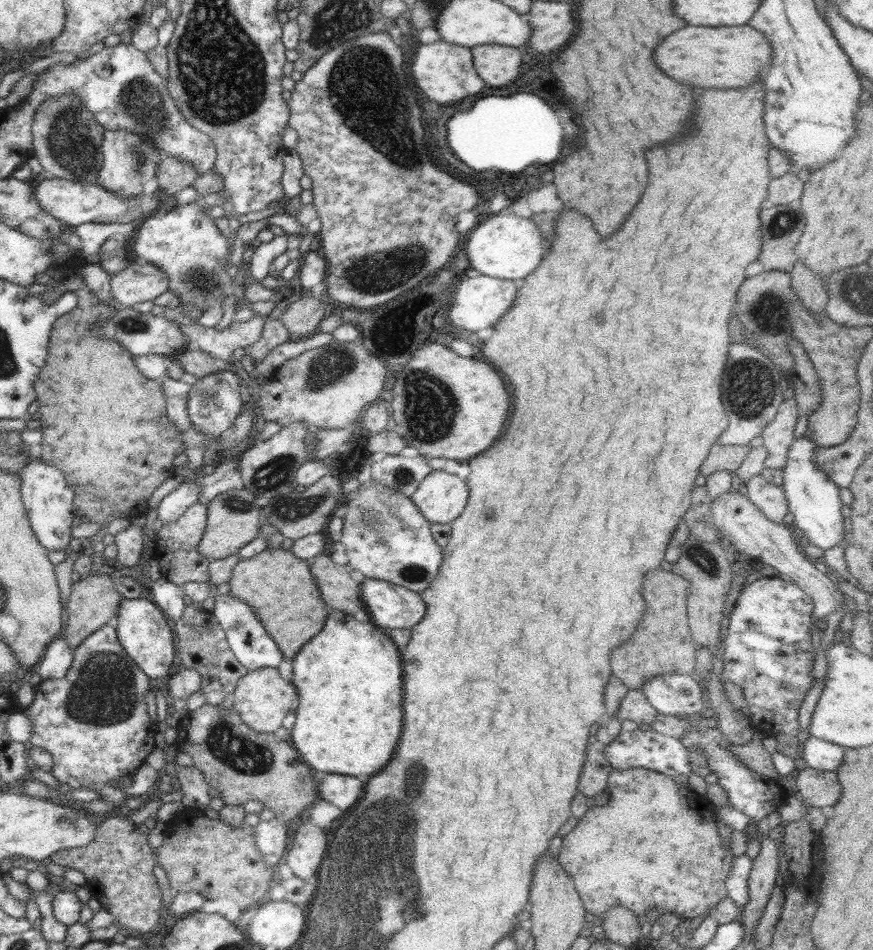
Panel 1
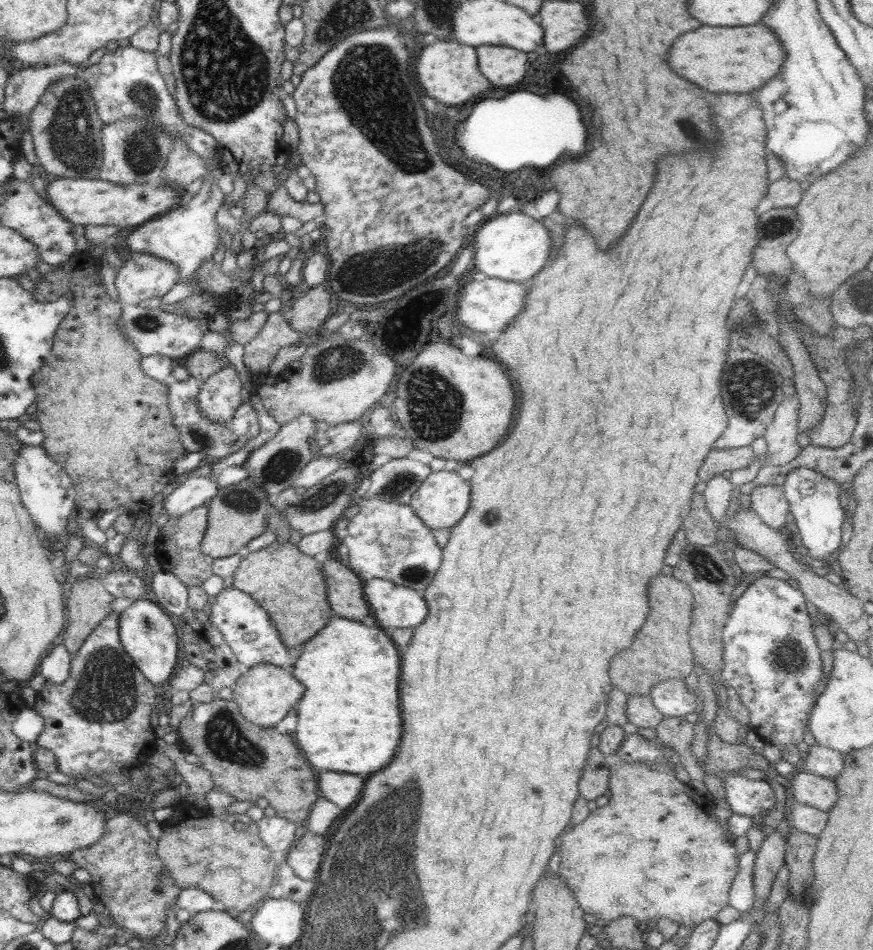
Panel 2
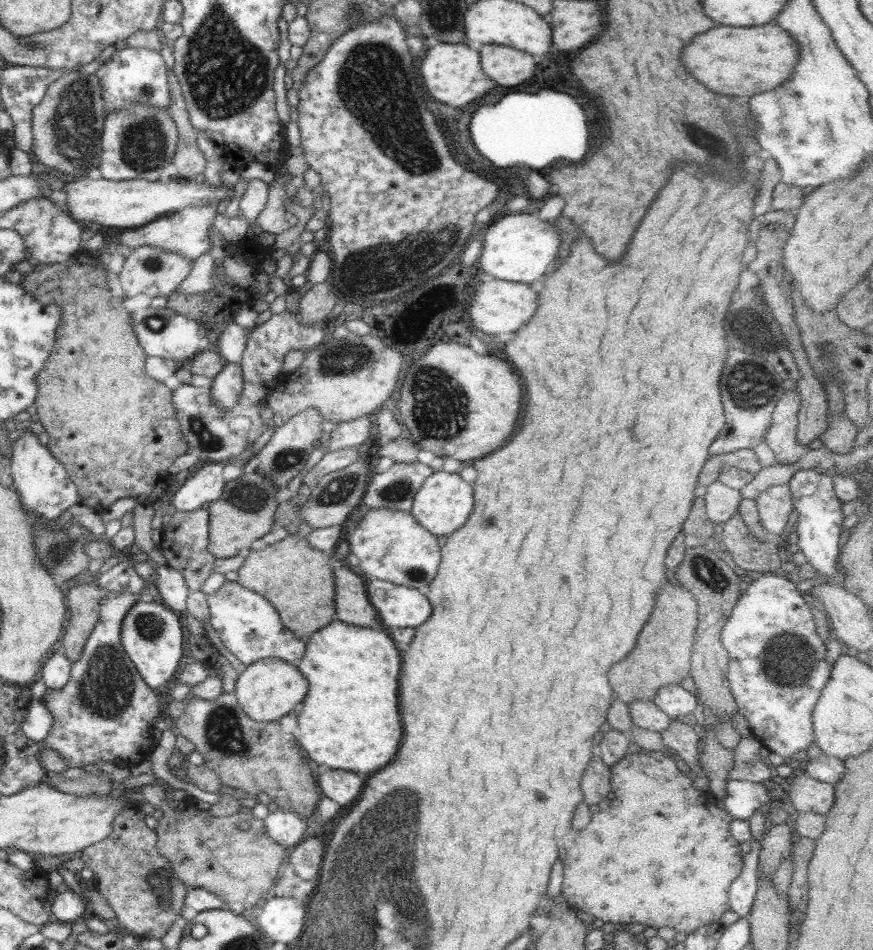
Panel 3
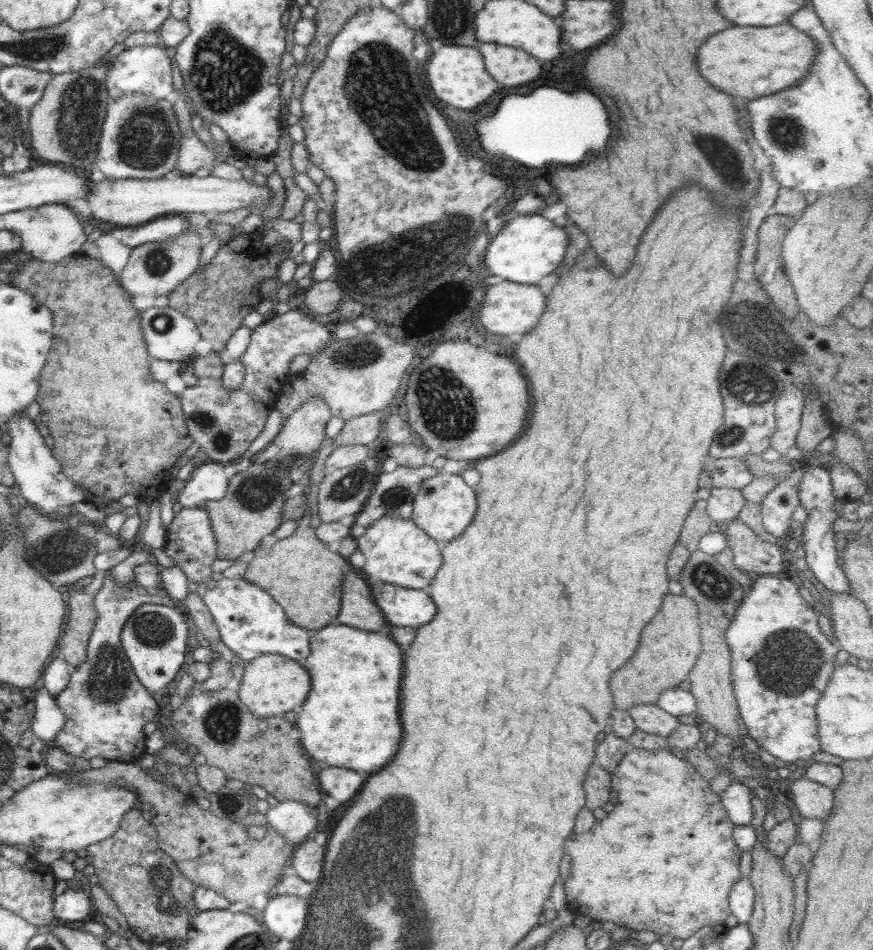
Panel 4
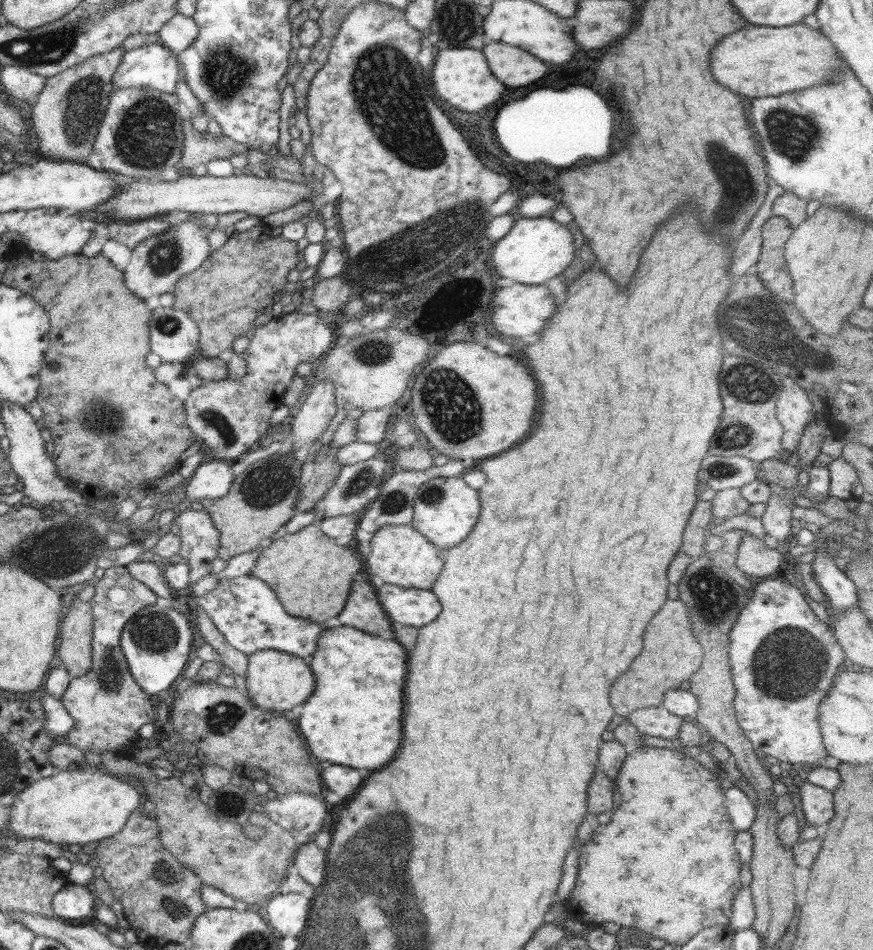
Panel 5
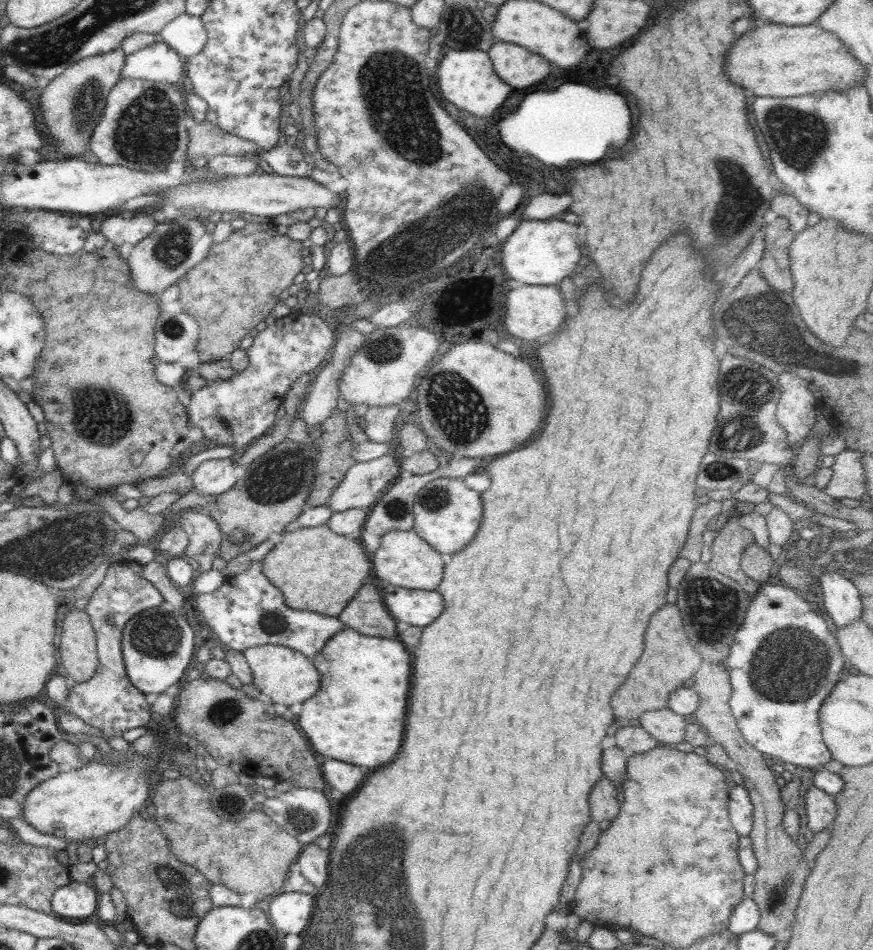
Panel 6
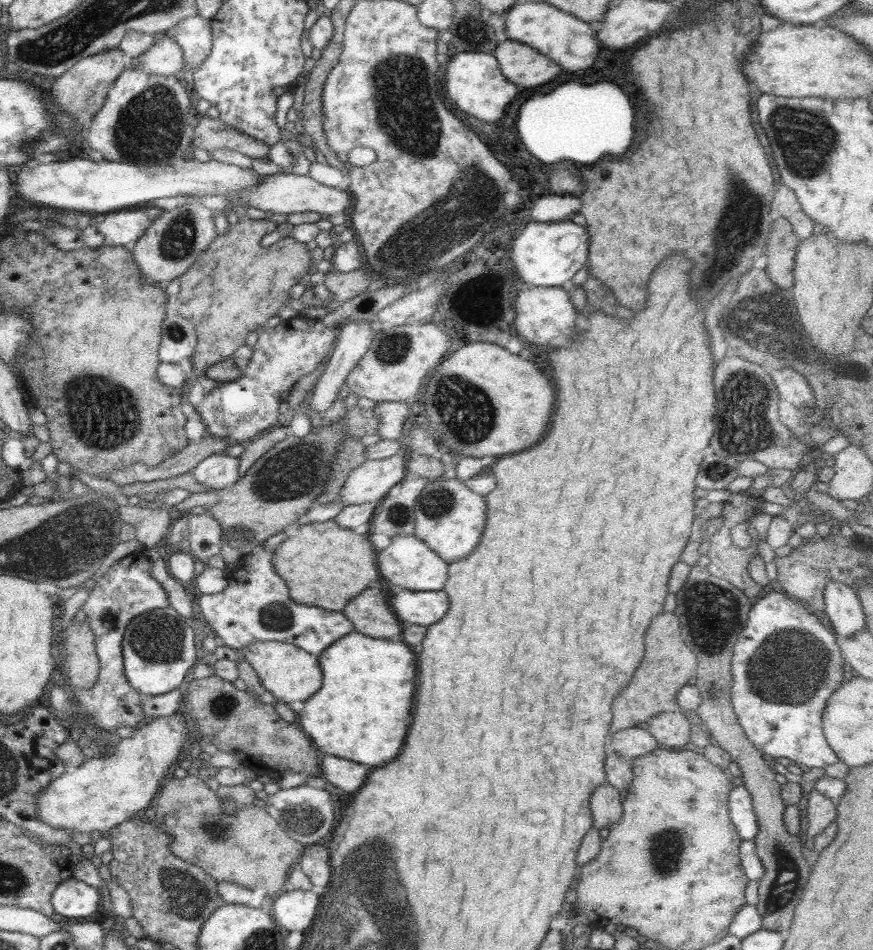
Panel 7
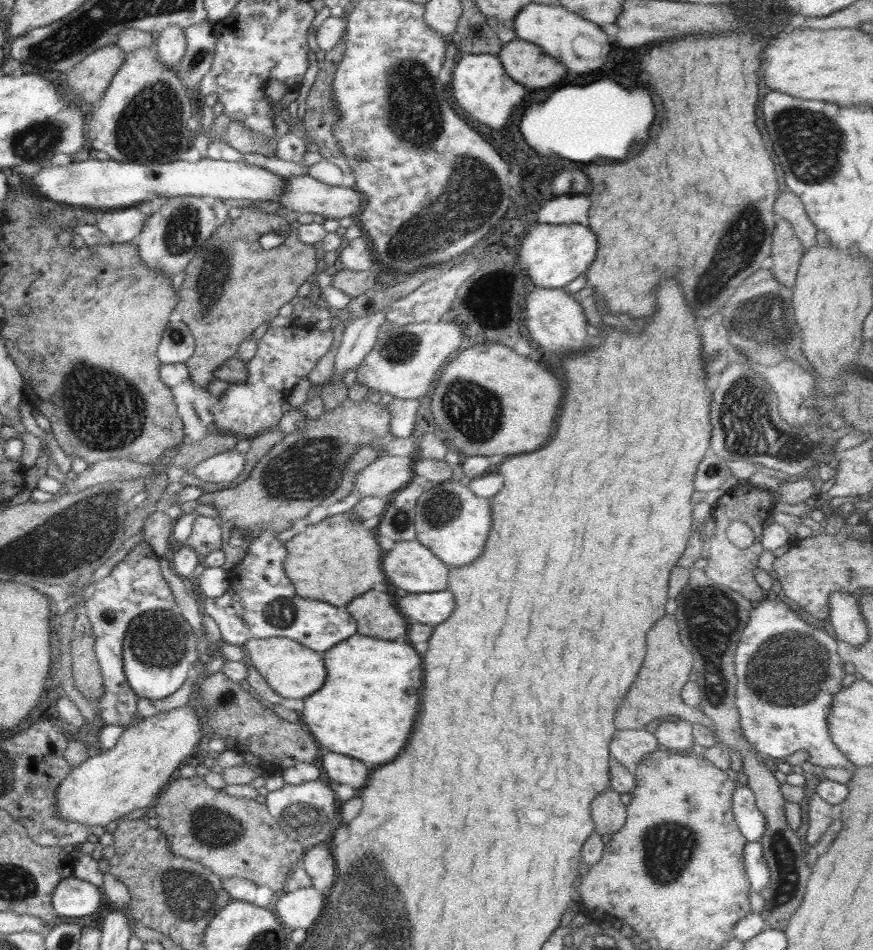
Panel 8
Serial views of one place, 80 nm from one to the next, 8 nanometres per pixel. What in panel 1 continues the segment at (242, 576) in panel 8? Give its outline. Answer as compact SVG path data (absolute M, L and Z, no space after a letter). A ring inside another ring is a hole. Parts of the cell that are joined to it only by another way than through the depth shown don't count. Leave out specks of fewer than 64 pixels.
M230 593L227 595L217 595L213 612L219 626L223 628L227 643L234 656L248 670L258 670L259 668L276 668L282 678L292 680L293 658L286 658L281 654L278 645L273 638L266 632L262 621L253 611L253 608L246 604L241 598L235 598Z

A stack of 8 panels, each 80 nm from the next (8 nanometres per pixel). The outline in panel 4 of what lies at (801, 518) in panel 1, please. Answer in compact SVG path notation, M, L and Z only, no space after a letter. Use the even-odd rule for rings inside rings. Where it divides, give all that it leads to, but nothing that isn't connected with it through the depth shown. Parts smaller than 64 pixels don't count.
M808 468L802 482L799 484L798 498L800 505L807 510L807 521L803 525L804 543L800 553L805 555L805 562L814 576L832 594L851 594L849 592L849 582L840 563L840 554L836 550L836 535L832 530L832 525L837 518L834 511L836 497L832 490L831 477L822 468Z

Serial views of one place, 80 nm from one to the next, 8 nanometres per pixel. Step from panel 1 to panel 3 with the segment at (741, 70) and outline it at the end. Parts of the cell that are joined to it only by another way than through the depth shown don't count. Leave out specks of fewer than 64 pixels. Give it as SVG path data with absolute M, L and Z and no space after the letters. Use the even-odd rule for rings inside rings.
M774 20L760 26L740 27L716 25L706 34L698 34L692 44L682 50L682 64L708 90L718 94L734 94L747 99L755 94L772 91L784 82L799 59L799 42Z

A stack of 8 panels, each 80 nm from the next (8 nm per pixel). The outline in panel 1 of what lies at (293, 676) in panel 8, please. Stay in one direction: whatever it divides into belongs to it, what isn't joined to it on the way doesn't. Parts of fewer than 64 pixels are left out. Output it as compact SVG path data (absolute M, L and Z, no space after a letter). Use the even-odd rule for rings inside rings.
M259 668L258 670L249 670L240 680L238 680L235 691L232 694L234 698L233 709L240 715L242 722L256 732L275 733L282 720L298 706L297 688L281 677L276 668Z

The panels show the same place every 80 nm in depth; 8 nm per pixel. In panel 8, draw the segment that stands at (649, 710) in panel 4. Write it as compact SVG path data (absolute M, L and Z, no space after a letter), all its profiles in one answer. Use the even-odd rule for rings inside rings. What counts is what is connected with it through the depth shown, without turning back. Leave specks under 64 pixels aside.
M660 718L661 722L654 730L654 736L663 749L675 752L686 750L689 747L696 748L693 737L692 724L687 720L680 719L677 722Z

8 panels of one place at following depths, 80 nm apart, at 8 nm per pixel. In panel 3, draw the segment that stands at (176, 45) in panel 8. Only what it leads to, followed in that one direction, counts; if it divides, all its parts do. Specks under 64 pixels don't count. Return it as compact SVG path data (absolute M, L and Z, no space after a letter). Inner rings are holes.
M128 46L122 50L116 49L112 58L102 62L95 71L100 79L102 98L106 101L105 114L117 112L130 106L131 102L149 104L154 108L167 108L171 101L166 71L166 63L158 50Z

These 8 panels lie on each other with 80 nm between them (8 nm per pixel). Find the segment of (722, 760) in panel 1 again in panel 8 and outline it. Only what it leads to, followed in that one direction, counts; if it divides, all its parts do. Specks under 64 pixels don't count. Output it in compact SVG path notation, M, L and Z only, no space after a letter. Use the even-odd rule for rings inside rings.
M746 784L738 786L731 800L738 829L748 842L760 842L766 832L766 819L755 802L754 791Z

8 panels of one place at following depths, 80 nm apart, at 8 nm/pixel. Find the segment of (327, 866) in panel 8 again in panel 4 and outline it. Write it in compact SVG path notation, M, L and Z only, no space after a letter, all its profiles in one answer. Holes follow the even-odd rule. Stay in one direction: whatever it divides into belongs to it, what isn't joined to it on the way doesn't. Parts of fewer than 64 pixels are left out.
M310 839L296 846L289 864L295 868L297 876L308 883L318 880L322 874L325 846L320 846Z

